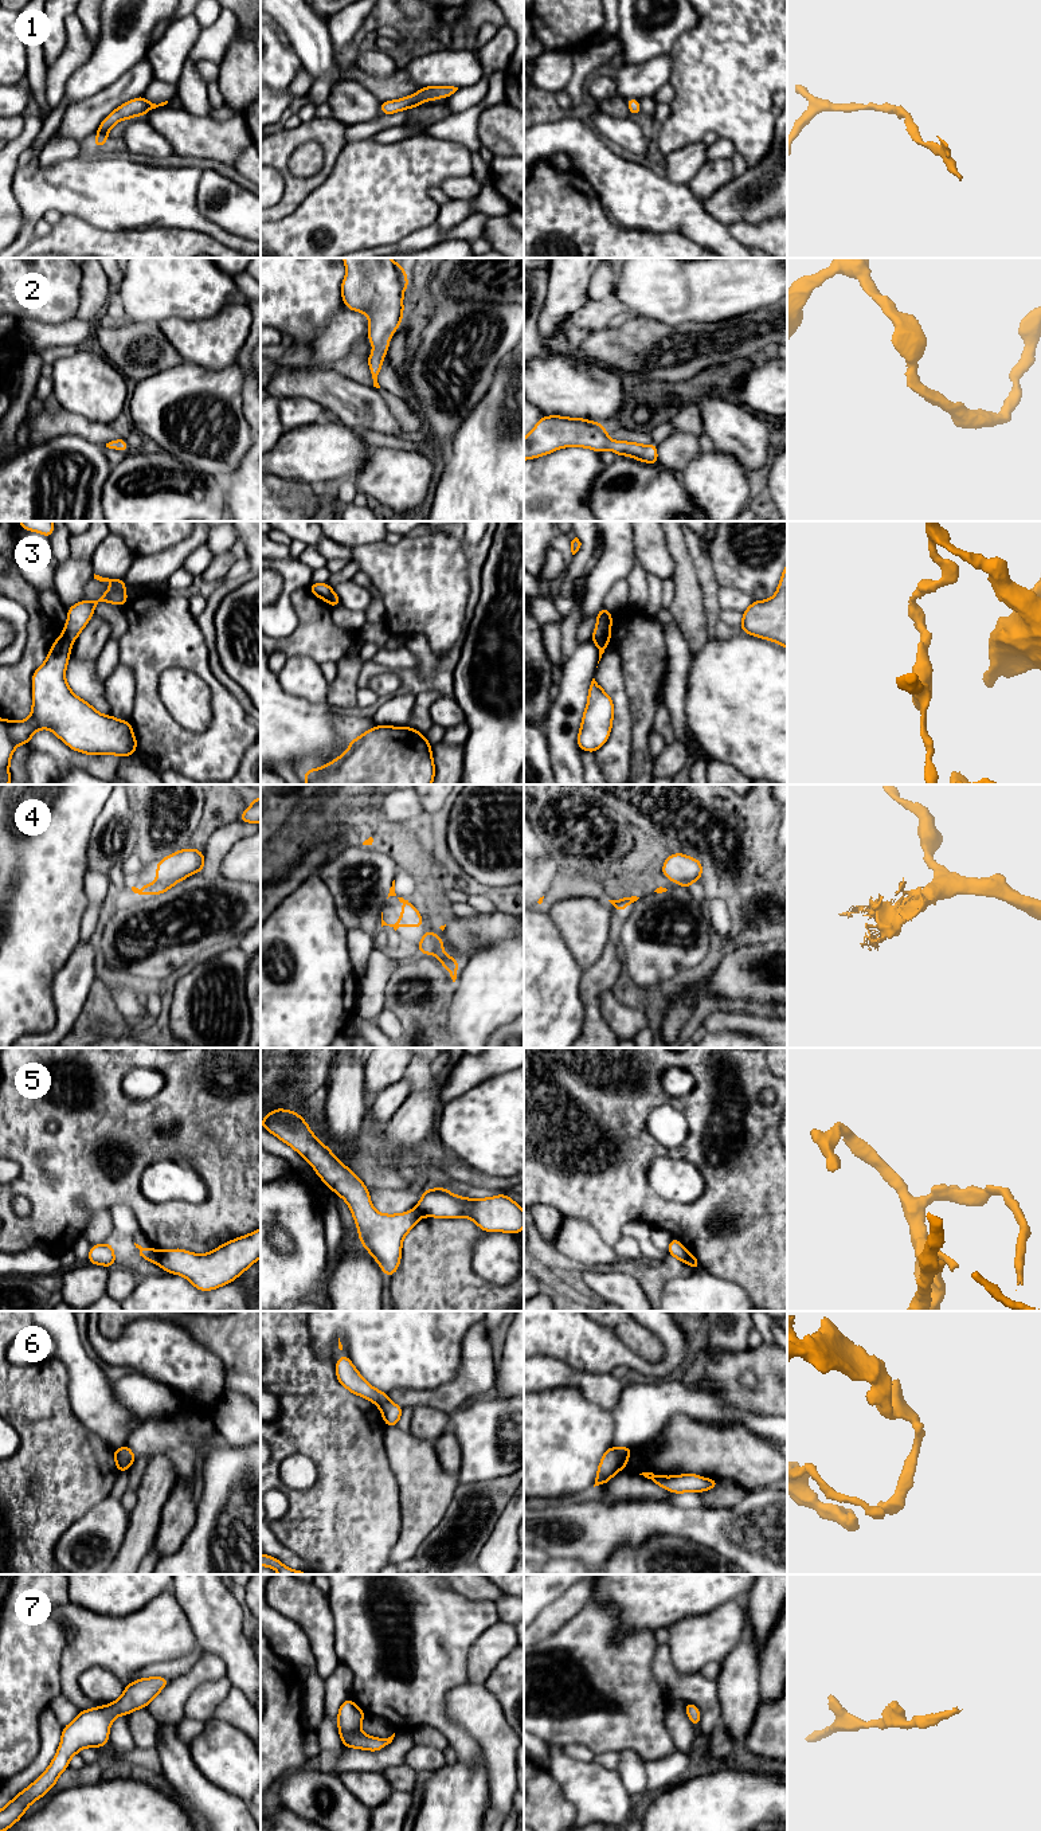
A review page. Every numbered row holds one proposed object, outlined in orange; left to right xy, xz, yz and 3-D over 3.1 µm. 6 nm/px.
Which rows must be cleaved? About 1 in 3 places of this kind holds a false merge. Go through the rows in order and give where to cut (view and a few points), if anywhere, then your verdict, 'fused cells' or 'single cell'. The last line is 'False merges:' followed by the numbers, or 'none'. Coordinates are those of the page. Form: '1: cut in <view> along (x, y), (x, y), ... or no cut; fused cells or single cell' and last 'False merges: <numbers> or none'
1: no cut; single cell
2: no cut; single cell
3: cut in yz along (593, 636), (606, 644); fused cells
4: no cut; single cell
5: cut in xy along (155, 1251), (157, 1262); fused cells
6: cut in yz along (614, 1448), (621, 1467); fused cells
7: no cut; single cell
False merges: 3, 5, 6

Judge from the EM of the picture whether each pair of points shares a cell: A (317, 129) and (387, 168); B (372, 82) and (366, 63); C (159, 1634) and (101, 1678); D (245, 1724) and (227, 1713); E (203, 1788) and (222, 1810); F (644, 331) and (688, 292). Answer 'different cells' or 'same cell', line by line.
A: different cells
B: different cells
C: different cells
D: same cell
E: same cell
F: different cells

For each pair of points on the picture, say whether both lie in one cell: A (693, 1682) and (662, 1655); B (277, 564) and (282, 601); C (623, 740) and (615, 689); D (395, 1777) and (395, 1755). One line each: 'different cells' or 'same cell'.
A: same cell
B: same cell
C: same cell
D: different cells

